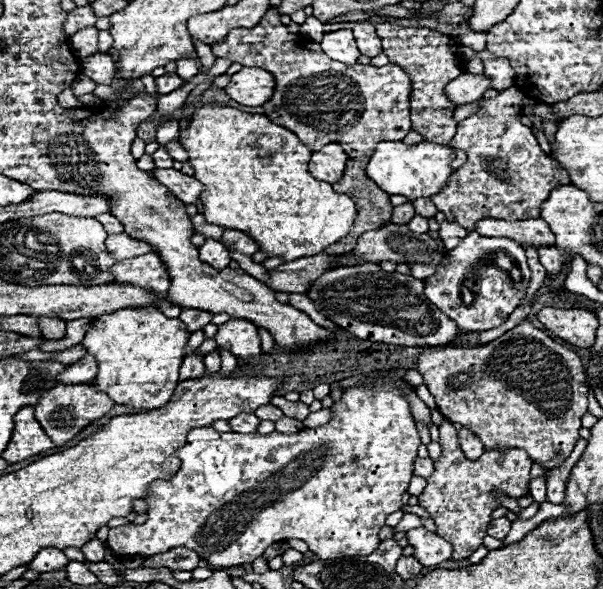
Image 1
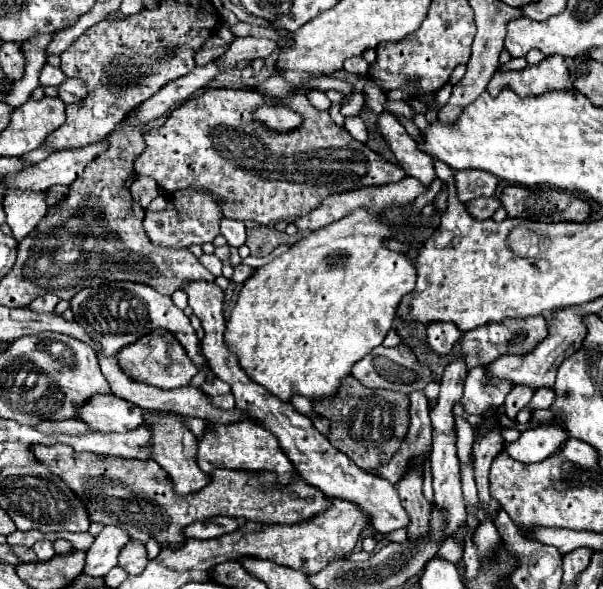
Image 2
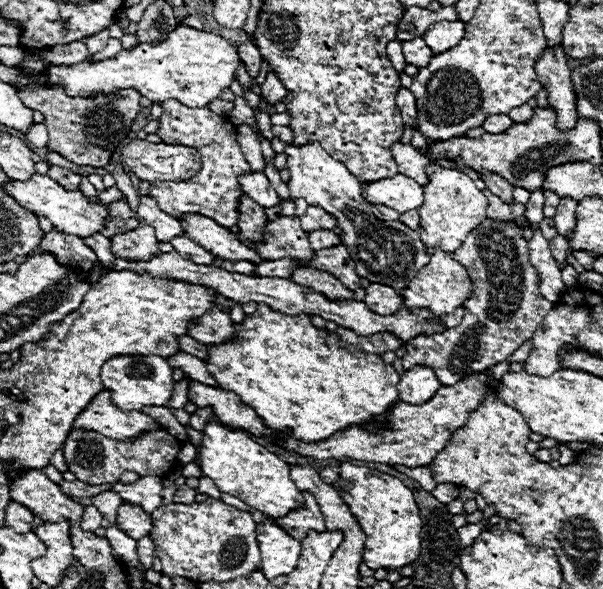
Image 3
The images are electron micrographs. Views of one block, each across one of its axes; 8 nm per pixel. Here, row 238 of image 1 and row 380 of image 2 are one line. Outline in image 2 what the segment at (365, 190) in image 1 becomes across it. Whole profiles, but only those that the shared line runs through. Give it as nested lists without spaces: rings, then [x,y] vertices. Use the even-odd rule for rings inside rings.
[[[348,376],[338,386],[334,400],[318,400],[318,404],[312,404],[312,408],[322,418],[330,420],[330,444],[334,444],[334,448],[340,452],[346,452],[346,456],[350,456],[358,468],[374,470],[376,466],[388,462],[394,452],[398,452],[410,426],[408,402],[408,396],[402,392],[364,388],[358,380],[354,380],[354,376]]]

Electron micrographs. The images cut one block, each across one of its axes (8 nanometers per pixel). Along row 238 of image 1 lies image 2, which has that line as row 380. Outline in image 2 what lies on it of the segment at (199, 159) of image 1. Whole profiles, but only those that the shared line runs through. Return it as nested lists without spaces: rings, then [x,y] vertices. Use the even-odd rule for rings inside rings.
[[[358,208],[350,214],[346,214],[342,220],[334,222],[334,224],[328,224],[324,228],[318,228],[314,230],[312,234],[304,236],[302,240],[294,242],[290,246],[288,252],[280,254],[278,258],[274,258],[272,262],[268,262],[266,266],[260,266],[256,268],[254,276],[250,276],[244,284],[242,284],[242,290],[240,290],[240,296],[238,296],[238,302],[230,314],[230,320],[226,324],[226,342],[228,346],[238,354],[238,360],[240,360],[240,366],[246,370],[246,374],[262,384],[268,392],[272,392],[274,396],[278,396],[280,400],[288,402],[292,394],[302,394],[310,400],[322,400],[322,398],[332,398],[334,392],[338,390],[340,386],[340,380],[344,380],[351,374],[351,368],[356,360],[361,360],[366,354],[370,354],[376,346],[382,344],[384,336],[390,332],[392,328],[392,322],[394,322],[394,312],[402,300],[402,296],[406,296],[414,284],[416,284],[416,266],[414,262],[402,254],[402,252],[392,252],[390,248],[384,246],[386,240],[394,238],[394,224],[384,216],[384,214],[372,214],[368,208]]]

